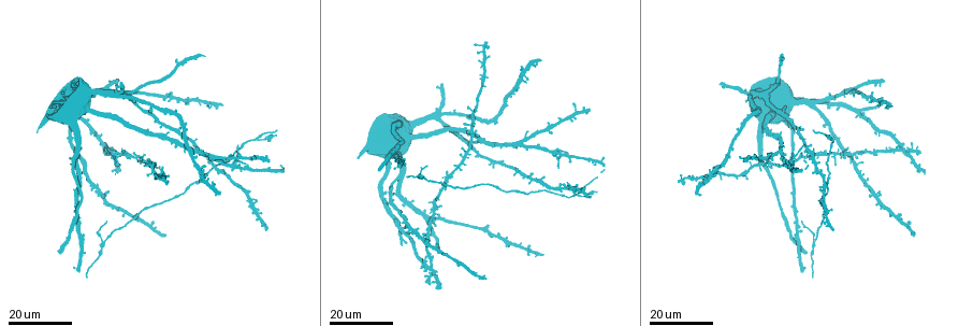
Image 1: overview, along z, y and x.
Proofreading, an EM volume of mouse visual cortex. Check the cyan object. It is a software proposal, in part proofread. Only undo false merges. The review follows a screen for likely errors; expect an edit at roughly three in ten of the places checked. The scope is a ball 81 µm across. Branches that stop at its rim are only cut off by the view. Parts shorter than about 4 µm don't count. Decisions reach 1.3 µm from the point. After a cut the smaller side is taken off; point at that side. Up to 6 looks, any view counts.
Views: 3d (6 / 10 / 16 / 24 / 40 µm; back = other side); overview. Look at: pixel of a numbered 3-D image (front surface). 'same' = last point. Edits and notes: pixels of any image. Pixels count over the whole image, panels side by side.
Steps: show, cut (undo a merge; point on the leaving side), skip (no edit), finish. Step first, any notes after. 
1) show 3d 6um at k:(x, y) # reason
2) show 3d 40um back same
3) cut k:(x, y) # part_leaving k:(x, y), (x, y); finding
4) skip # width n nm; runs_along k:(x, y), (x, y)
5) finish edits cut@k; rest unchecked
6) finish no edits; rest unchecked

show 3d 16um at 1:(390, 137)

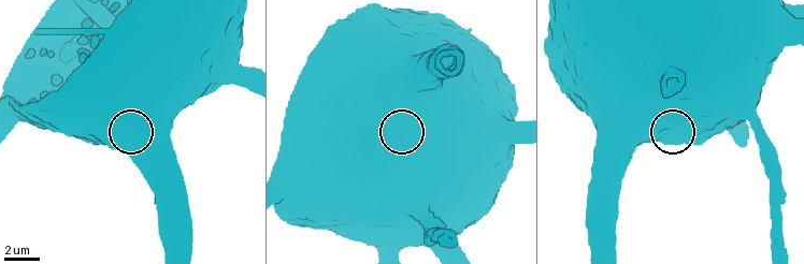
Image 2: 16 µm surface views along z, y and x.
show 3d 10um at 2:(681, 131) # zoom in

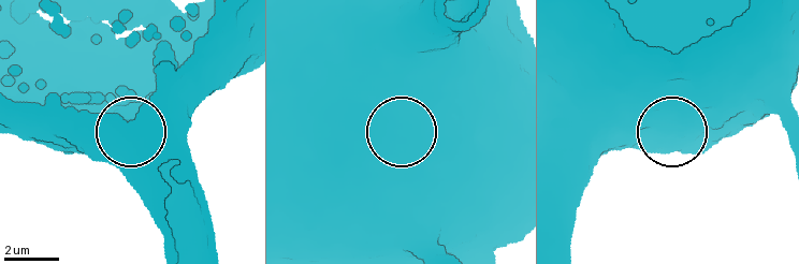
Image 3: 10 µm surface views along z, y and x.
skip # continuous, no second neuron

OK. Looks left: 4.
show 3d 16um at 1:(902, 150) # three-way junction

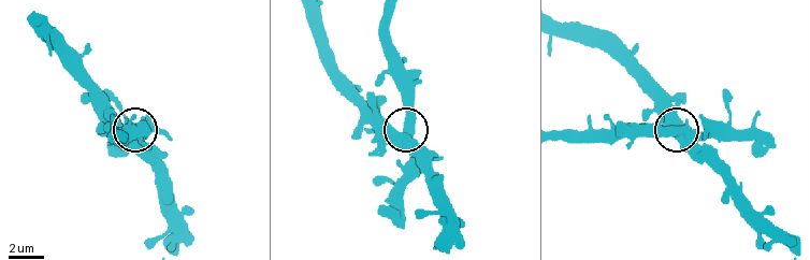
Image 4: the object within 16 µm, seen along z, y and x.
show 3d 10um same

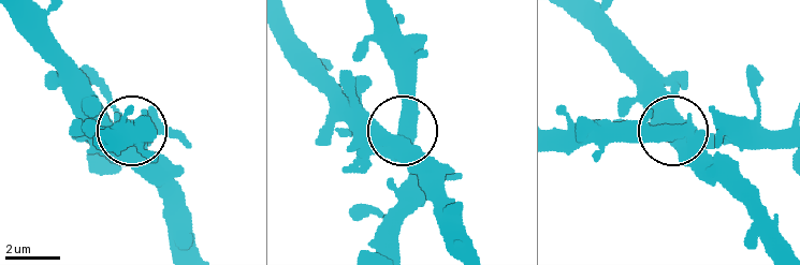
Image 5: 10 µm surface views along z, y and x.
cut 5:(412, 181) # a second neuron is stuck on

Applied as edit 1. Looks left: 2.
finish edits cut@5; rest unchecked

